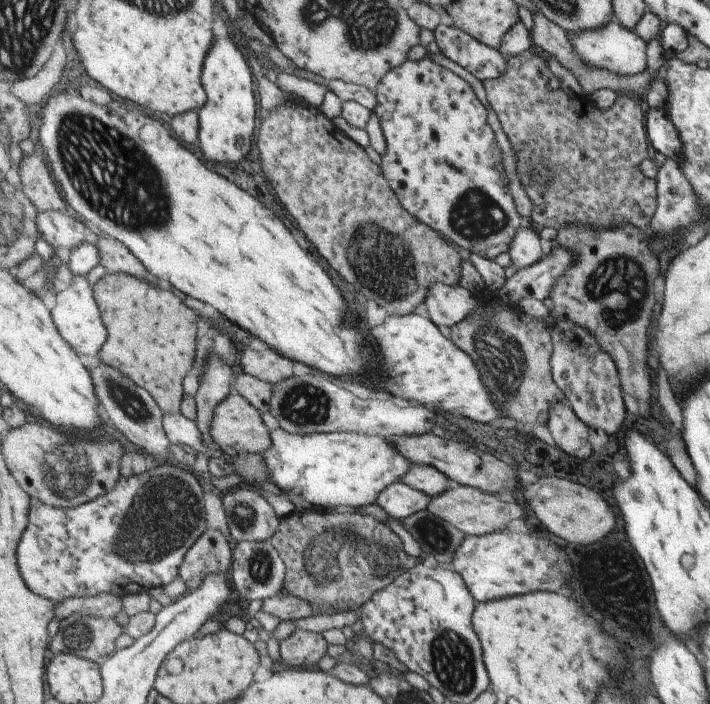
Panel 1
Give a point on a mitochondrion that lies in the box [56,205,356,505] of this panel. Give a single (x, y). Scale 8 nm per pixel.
(305, 405)

